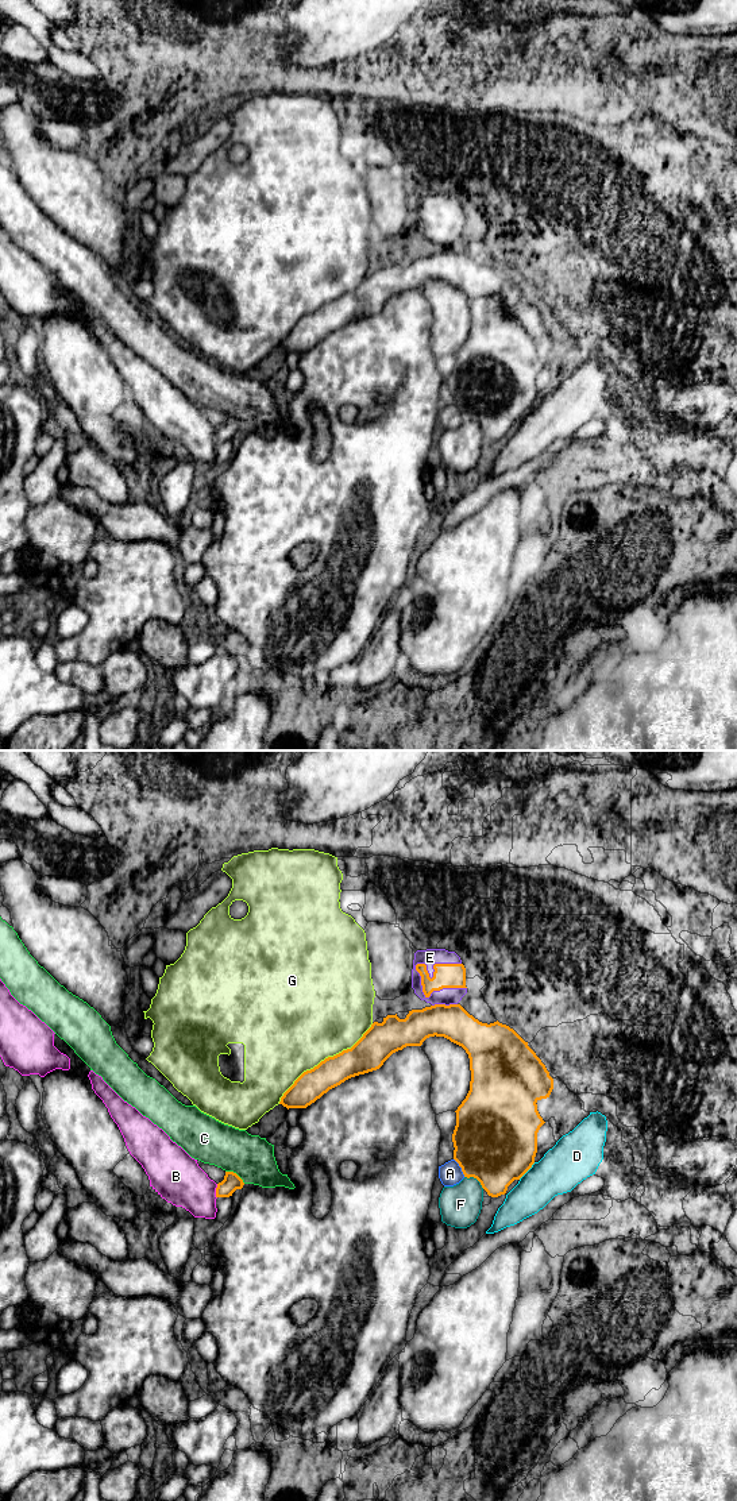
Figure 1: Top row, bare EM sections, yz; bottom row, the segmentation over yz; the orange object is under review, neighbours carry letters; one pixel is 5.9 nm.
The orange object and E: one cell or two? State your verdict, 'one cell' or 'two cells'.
one cell

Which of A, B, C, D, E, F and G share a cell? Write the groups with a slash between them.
A F / B / C / D / E / G

